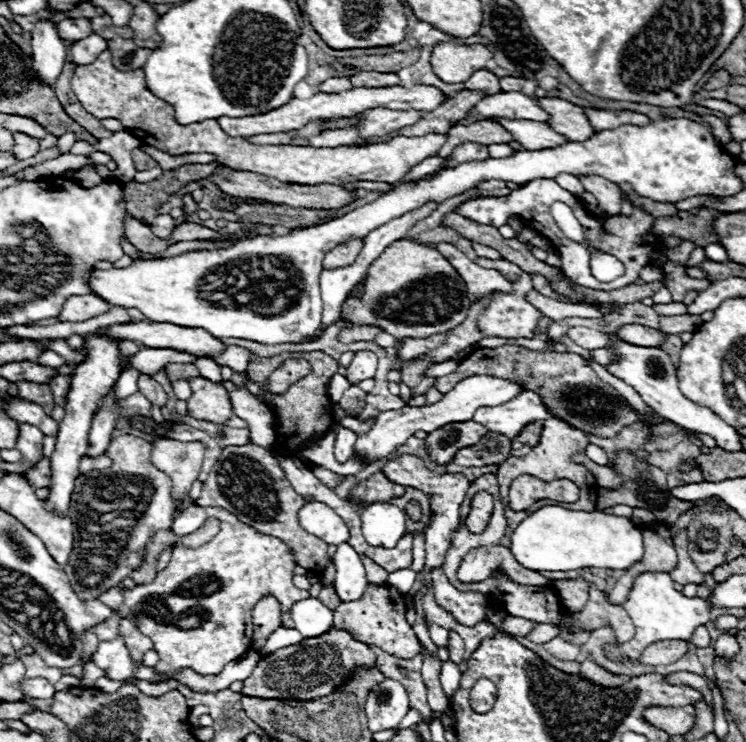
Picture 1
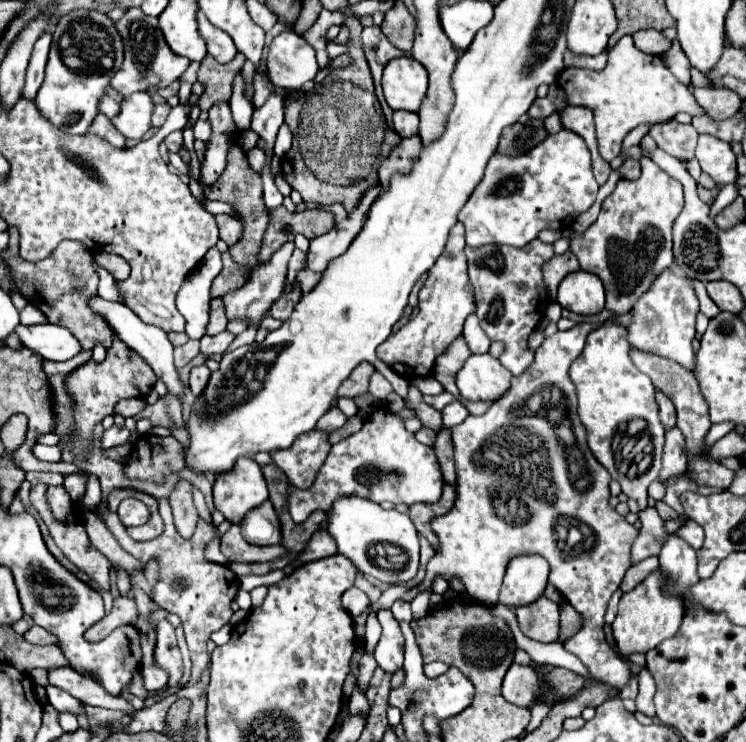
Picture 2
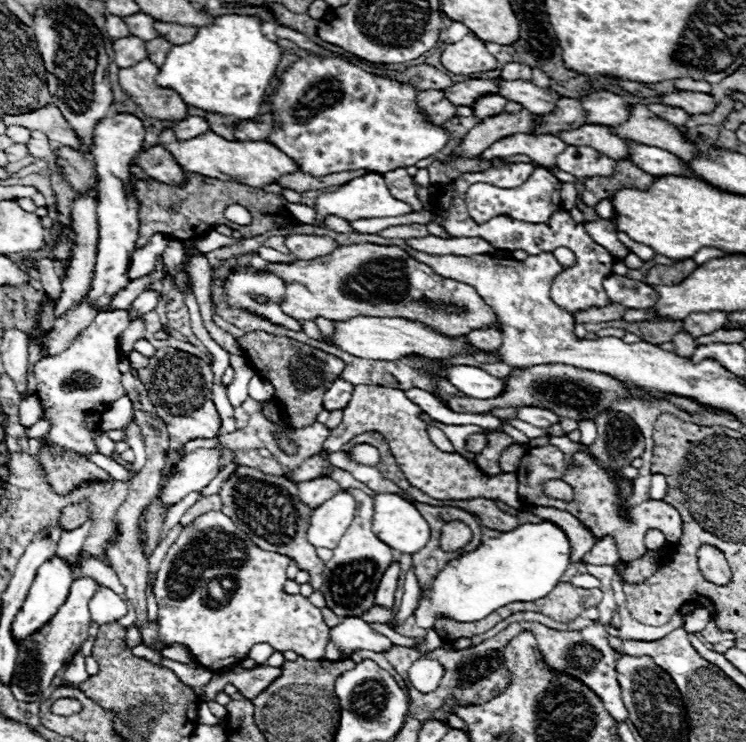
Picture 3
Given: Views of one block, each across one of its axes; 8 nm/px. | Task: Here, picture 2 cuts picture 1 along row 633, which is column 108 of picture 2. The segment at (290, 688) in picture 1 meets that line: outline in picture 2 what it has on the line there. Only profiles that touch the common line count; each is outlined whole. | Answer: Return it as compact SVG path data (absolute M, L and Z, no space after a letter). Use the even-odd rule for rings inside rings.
M10 226L8 234L10 234L10 242L8 242L8 250L2 252L2 258L6 260L6 264L12 272L12 278L18 284L20 294L32 306L42 310L48 316L50 324L58 324L58 326L68 328L80 340L84 350L94 348L96 342L102 342L106 348L110 348L114 332L108 328L108 324L100 316L92 314L92 310L86 304L88 296L96 294L96 286L98 286L98 274L94 272L90 250L78 240L64 240L42 262L26 262L18 256L18 248L16 248L18 230L16 230L16 226Z

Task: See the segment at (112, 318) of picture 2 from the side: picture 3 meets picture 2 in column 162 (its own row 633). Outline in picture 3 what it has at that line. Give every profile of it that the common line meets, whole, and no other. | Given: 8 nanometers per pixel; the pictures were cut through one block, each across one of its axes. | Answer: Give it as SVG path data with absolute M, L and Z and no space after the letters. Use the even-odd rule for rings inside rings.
M344 618L338 626L330 628L330 642L326 648L326 660L340 660L340 650L354 654L356 648L384 654L394 644L384 634L376 632L362 618Z

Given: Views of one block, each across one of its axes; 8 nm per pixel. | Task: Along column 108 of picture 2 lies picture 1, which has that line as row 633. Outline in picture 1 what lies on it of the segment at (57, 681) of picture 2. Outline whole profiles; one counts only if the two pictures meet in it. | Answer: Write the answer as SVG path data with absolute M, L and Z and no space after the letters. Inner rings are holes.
M702 626L702 628L696 628L696 630L694 630L692 644L694 644L694 646L698 646L698 648L708 648L708 646L712 644L712 638L710 638L710 634L708 634L706 626Z

